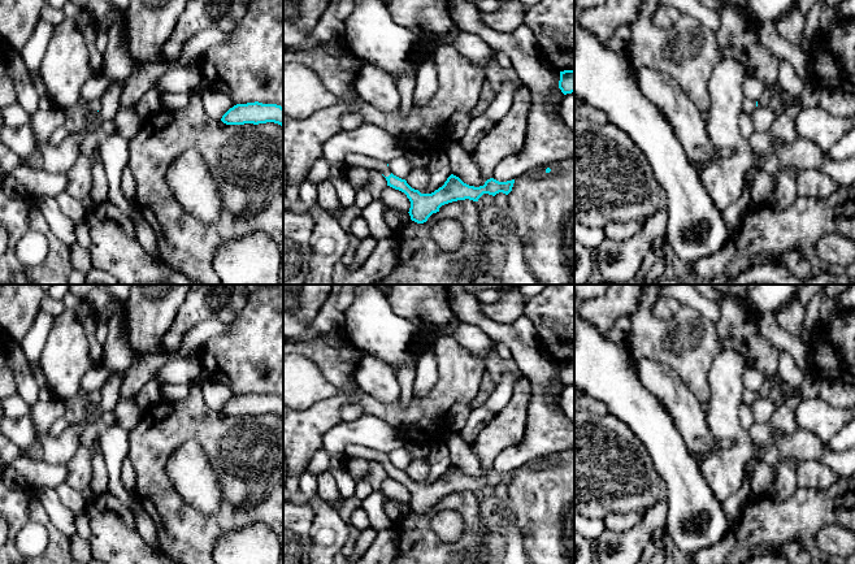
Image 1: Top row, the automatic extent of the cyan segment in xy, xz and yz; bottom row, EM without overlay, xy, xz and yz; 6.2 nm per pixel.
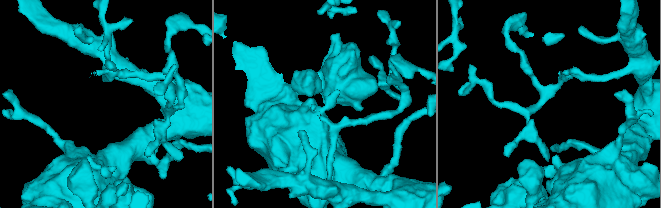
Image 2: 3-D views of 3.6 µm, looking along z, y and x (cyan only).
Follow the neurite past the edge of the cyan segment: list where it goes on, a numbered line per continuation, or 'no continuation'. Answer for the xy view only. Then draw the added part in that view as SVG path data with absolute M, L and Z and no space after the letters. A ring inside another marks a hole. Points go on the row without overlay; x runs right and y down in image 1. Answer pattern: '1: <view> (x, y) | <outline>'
no continuation

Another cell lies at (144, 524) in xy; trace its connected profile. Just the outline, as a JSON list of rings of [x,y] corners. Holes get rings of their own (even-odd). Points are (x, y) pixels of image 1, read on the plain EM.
[[[131,493],[131,494],[134,496],[134,502],[129,511],[131,512],[135,520],[135,525],[139,534],[143,537],[146,543],[148,543],[151,547],[160,550],[153,520],[143,509],[139,499],[136,498],[136,494],[135,493]]]

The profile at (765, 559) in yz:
[[[763,555],[763,556],[755,556],[754,559],[743,564],[791,564],[791,563],[784,556]]]

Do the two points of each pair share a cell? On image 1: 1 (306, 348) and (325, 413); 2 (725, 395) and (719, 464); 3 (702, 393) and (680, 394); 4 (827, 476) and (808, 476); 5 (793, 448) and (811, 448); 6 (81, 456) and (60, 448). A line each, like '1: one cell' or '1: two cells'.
1: one cell
2: one cell
3: two cells
4: one cell
5: one cell
6: two cells

